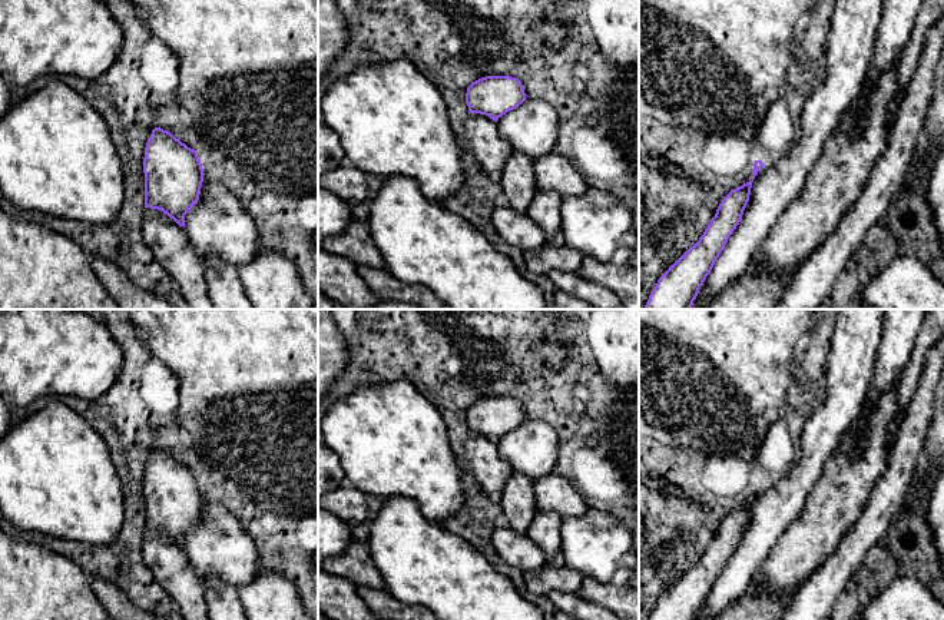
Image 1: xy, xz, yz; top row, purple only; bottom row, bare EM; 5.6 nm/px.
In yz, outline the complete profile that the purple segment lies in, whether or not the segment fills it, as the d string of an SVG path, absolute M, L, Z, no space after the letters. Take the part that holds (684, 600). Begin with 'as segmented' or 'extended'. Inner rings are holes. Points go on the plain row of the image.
as segmented; M755 481L752 500L721 521L703 556L659 599L649 620L696 620L729 557L742 541L752 503L764 485L762 481Z

